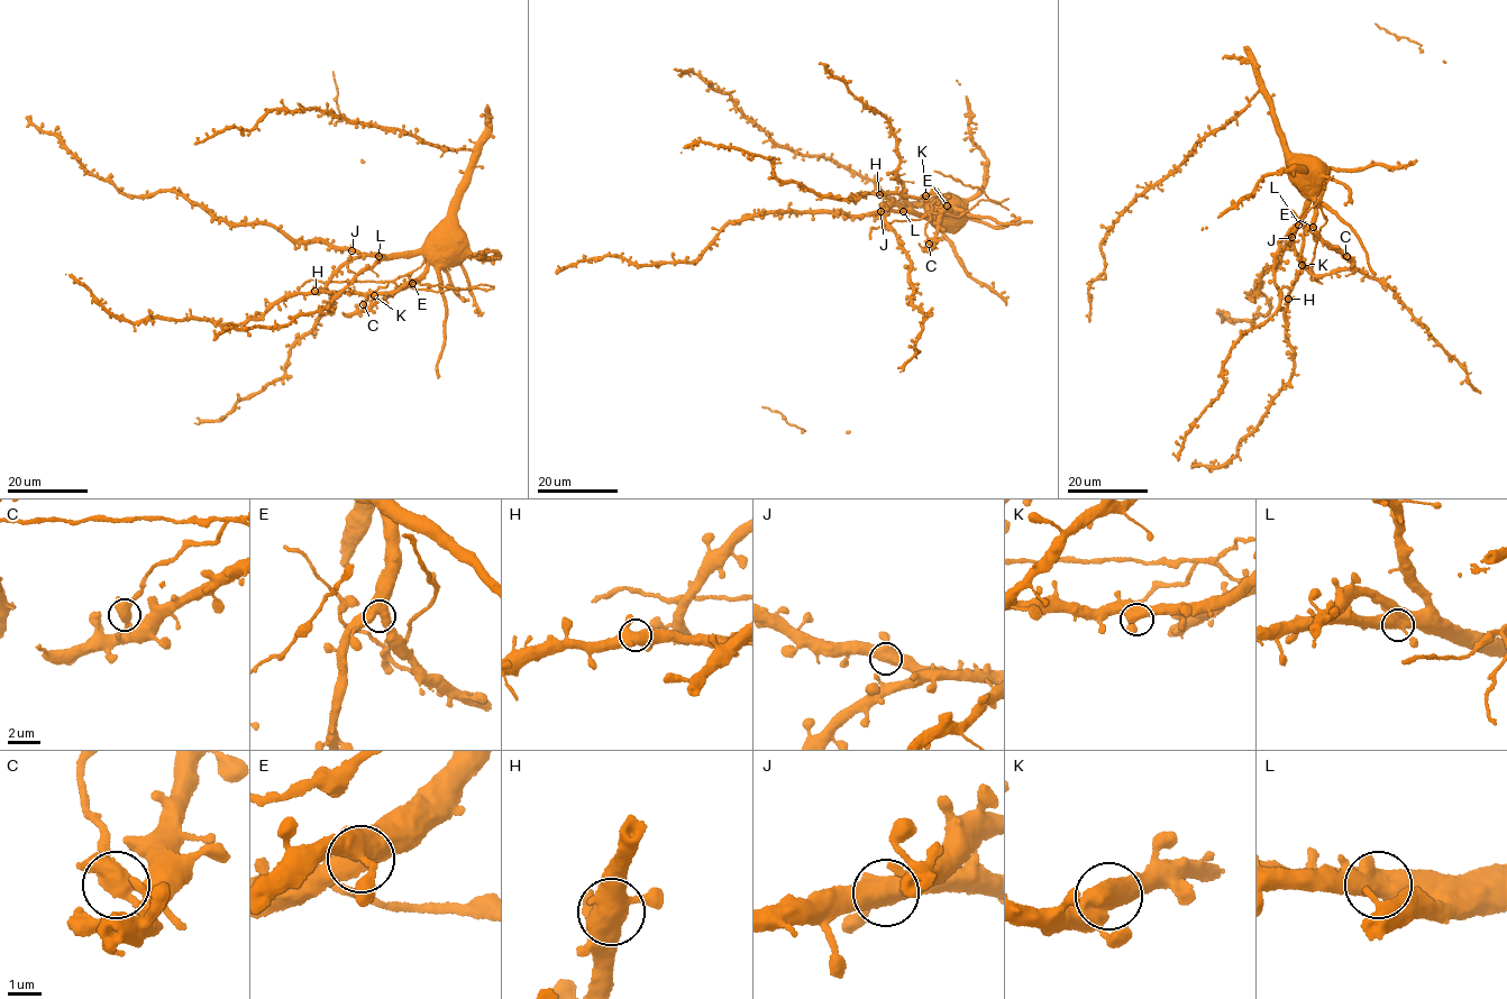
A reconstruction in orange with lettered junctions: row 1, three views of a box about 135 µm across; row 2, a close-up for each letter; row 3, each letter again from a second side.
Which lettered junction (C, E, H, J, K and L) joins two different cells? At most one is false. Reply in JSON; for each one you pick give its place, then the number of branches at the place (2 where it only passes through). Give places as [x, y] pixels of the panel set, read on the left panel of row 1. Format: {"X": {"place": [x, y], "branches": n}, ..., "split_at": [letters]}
{"C": {"place": [363, 304], "branches": 3}, "split_at": ["C"]}

